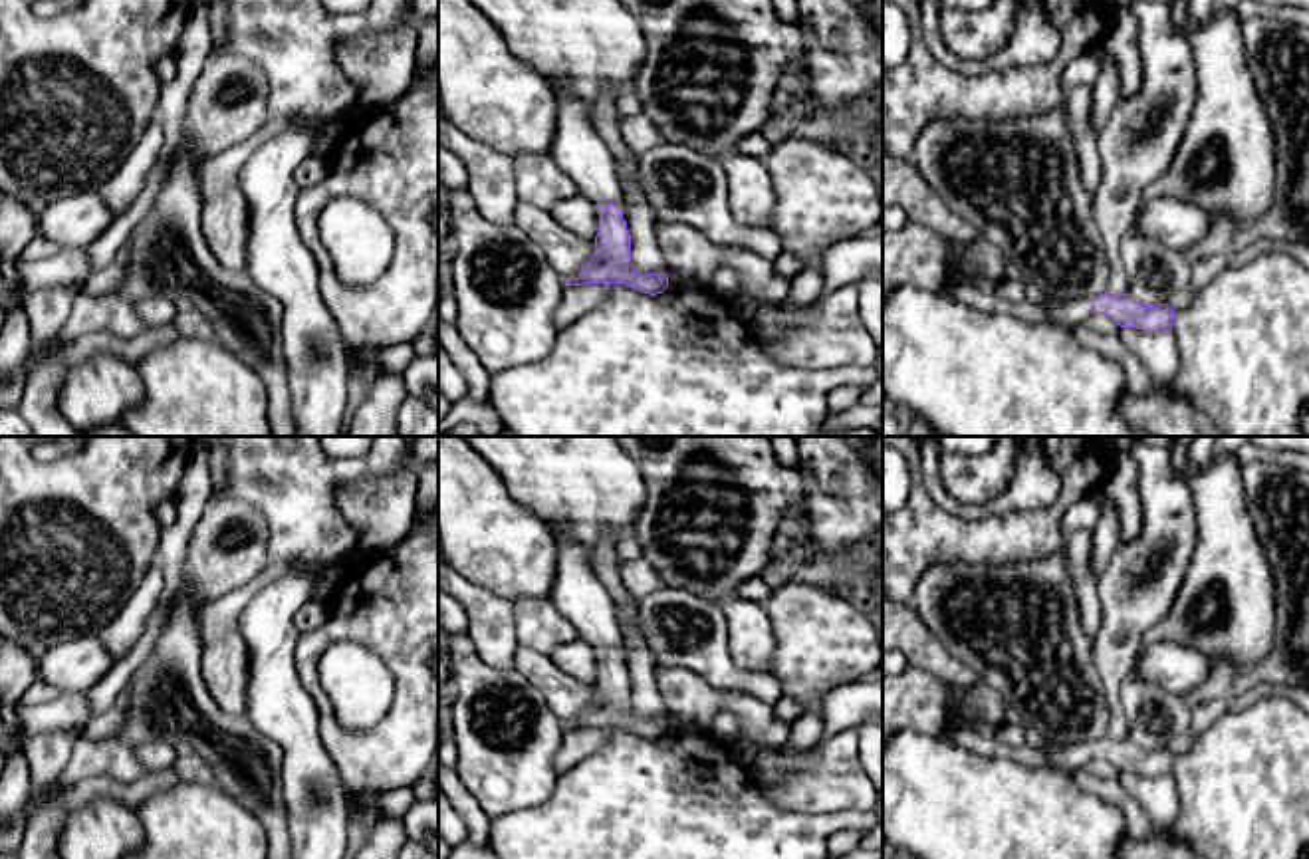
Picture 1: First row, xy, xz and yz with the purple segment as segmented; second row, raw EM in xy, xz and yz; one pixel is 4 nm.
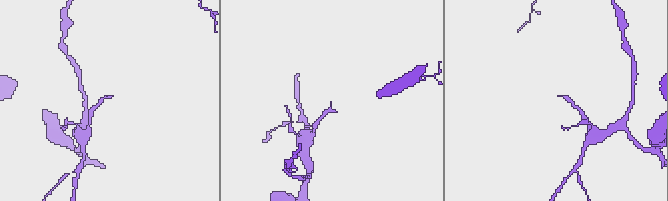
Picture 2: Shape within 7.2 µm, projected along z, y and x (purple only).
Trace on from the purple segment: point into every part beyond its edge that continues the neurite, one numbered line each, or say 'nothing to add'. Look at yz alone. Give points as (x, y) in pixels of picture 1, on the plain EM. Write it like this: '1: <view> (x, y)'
1: yz (1073, 756)

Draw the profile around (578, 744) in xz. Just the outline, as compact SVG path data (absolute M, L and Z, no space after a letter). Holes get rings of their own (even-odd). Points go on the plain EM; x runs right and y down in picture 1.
M627 728L567 730L553 760L555 772L561 776L583 758L595 754L617 730L629 732Z

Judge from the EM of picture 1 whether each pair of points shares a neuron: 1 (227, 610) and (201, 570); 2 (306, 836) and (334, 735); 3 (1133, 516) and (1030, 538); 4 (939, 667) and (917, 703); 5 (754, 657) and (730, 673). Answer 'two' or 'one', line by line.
1: two
2: two
3: two
4: two
5: two

